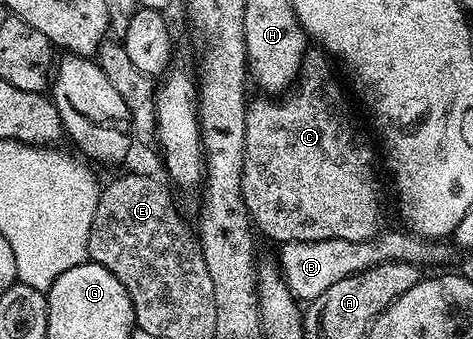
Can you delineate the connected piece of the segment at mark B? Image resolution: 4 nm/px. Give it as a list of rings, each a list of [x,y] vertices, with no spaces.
[[[386,229],[366,241],[331,238],[328,241],[283,243],[277,250],[279,253],[276,265],[280,268],[280,274],[286,280],[292,295],[301,302],[309,303],[314,297],[320,297],[330,289],[335,282],[376,265],[398,260],[406,264],[426,267],[426,265],[442,263],[447,259],[447,251],[440,247],[442,245],[437,240],[422,238],[404,229],[399,230]]]

